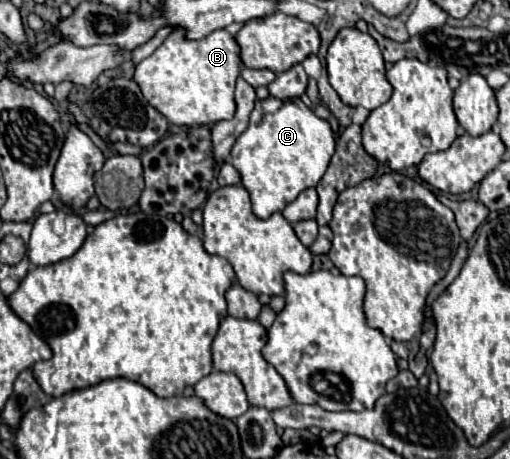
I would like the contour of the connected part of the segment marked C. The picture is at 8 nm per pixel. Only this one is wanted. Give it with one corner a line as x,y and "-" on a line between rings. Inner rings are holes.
269,95
267,99
255,101
249,127
237,137
231,149
231,163
239,171
243,187
251,195
253,213
259,219
267,219
275,211
283,211
285,205
289,205
301,191
305,191
307,187
315,187
319,183
333,157
333,151
335,151
335,135
325,119
319,119
299,97
277,99

